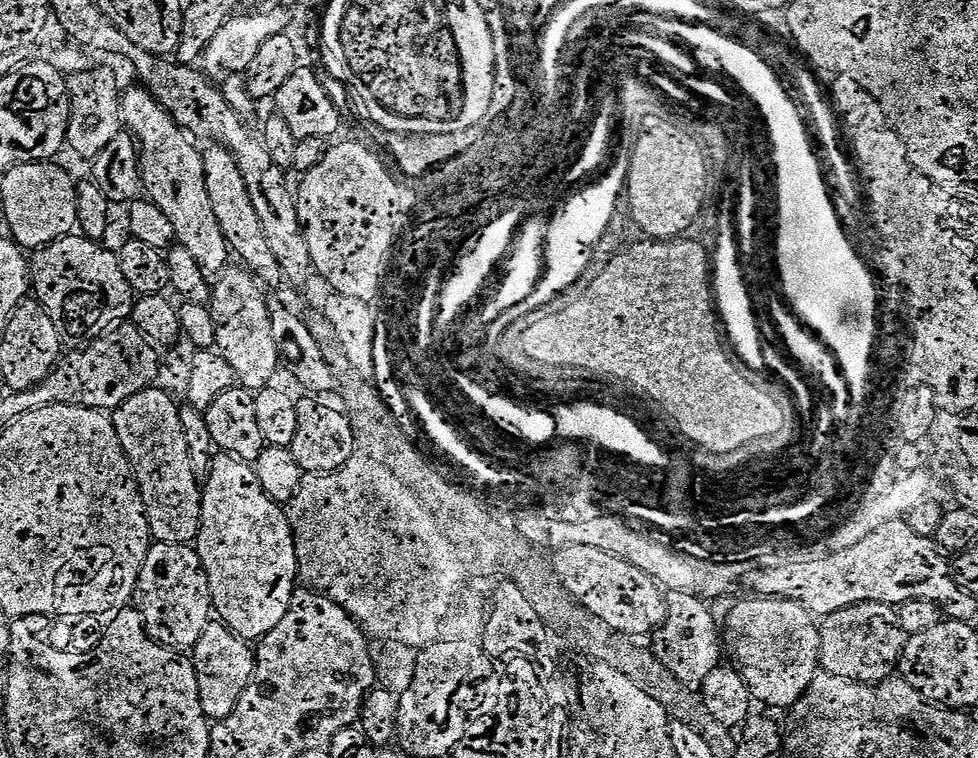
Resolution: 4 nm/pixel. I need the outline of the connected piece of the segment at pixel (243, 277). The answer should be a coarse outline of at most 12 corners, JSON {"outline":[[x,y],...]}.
{"outline":[[239,267],[215,281],[216,348],[245,389],[282,368],[269,301]]}

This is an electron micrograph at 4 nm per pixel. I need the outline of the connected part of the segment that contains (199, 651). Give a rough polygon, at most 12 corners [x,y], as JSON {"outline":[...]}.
{"outline":[[223,622],[190,661],[209,721],[231,721],[252,685],[253,645]]}

